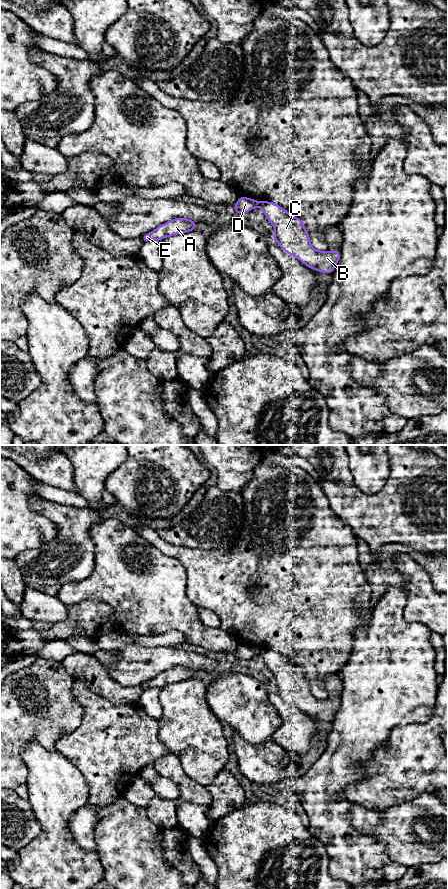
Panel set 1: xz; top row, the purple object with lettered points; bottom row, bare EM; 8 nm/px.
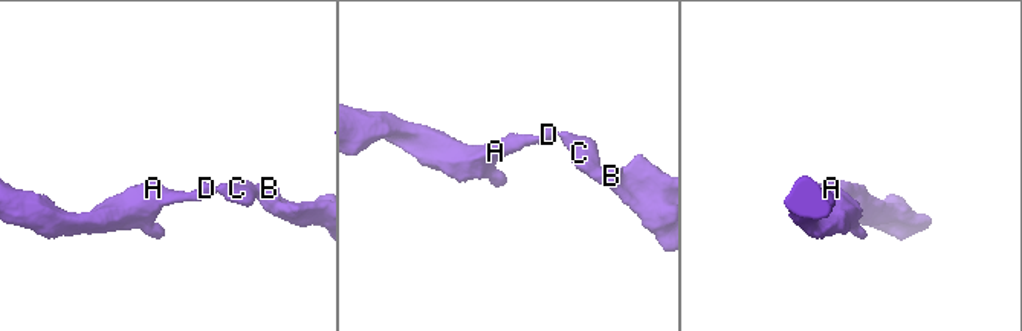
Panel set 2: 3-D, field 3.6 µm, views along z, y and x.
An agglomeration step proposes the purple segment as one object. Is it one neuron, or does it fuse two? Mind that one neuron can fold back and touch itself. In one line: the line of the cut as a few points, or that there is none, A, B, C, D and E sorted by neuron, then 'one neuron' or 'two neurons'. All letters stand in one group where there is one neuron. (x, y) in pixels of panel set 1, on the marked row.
cut xz (261, 202), (258, 206); groups A D E / B C; two neurons

